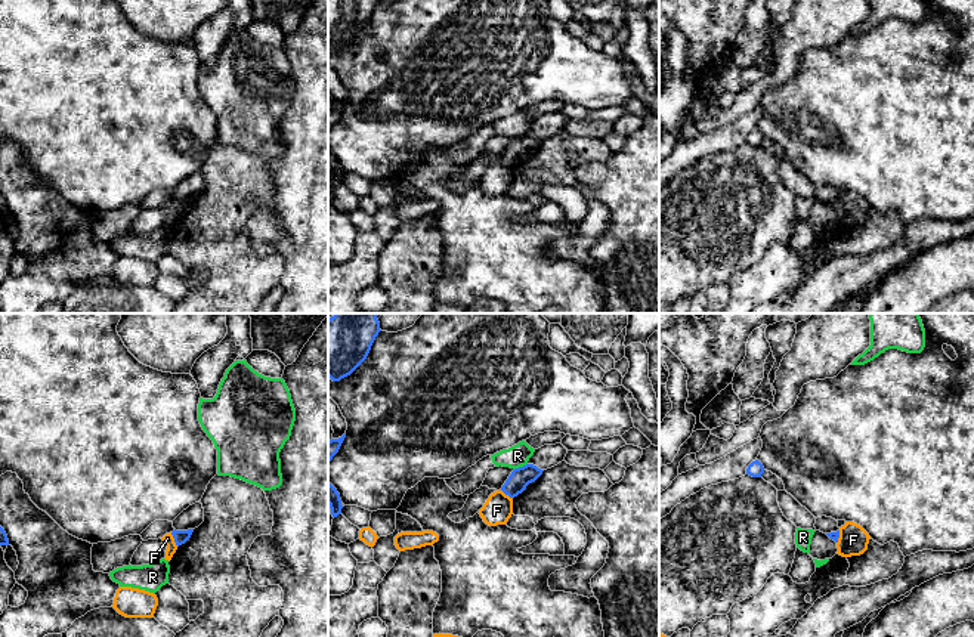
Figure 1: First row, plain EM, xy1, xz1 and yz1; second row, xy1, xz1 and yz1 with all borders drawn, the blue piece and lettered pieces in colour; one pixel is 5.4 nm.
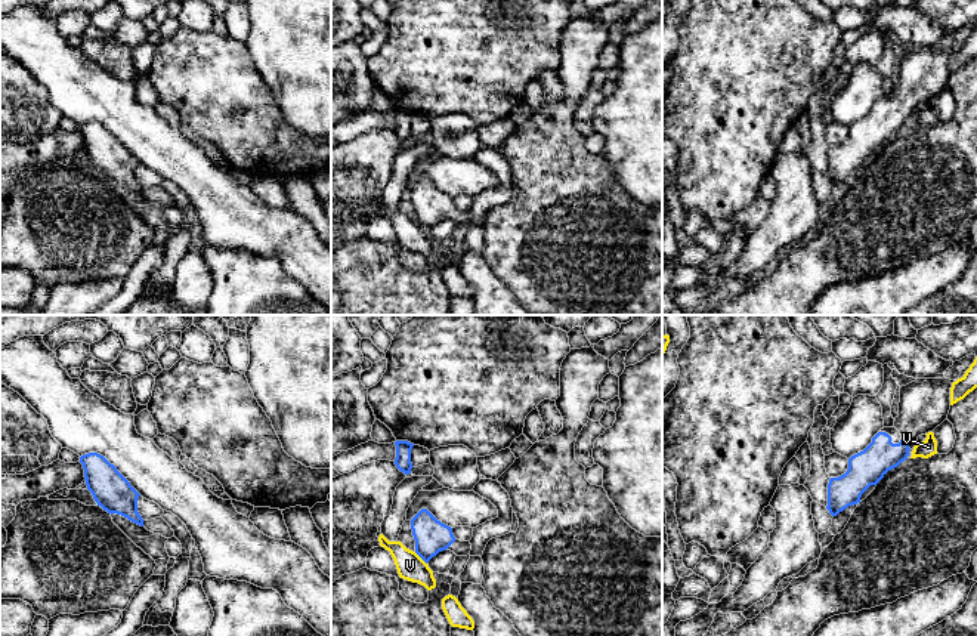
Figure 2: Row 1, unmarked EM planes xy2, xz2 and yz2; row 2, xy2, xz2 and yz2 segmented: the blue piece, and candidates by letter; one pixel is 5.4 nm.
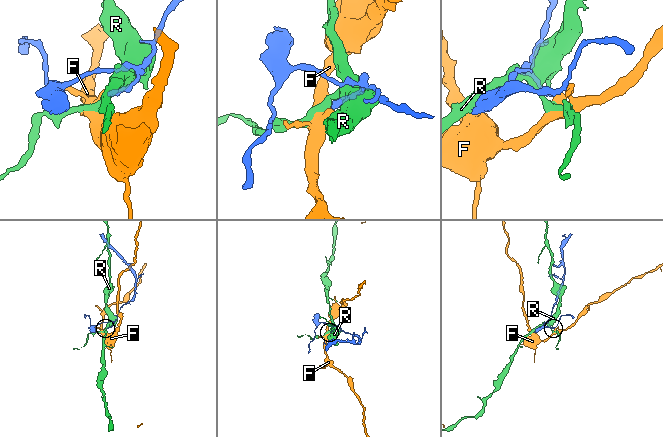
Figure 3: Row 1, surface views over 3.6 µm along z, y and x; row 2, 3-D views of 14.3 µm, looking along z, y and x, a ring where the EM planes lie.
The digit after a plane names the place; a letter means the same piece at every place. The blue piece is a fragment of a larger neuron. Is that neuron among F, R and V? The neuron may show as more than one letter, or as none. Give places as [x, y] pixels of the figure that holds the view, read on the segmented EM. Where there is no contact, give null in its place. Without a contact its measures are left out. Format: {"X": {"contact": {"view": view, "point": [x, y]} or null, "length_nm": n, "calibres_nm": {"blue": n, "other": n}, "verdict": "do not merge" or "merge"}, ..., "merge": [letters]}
{"F": {"contact": {"view": "xy1", "point": [175, 540]}, "length_nm": 90, "calibres_nm": {"blue": 80, "other": 60}, "verdict": "do not merge"}, "R": {"contact": {"view": "xz1", "point": [520, 467]}, "length_nm": 80, "calibres_nm": {"blue": 110, "other": 120}, "verdict": "do not merge"}, "V": {"contact": {"view": "xz2", "point": [420, 556]}, "length_nm": 100, "calibres_nm": {"blue": 180, "other": 150}, "verdict": "do not merge"}, "merge": []}

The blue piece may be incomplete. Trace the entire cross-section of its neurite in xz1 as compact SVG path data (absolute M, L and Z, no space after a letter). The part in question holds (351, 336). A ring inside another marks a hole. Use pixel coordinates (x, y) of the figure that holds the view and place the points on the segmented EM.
M336 313L328 319L328 377L350 375L368 356L380 333L377 313Z

